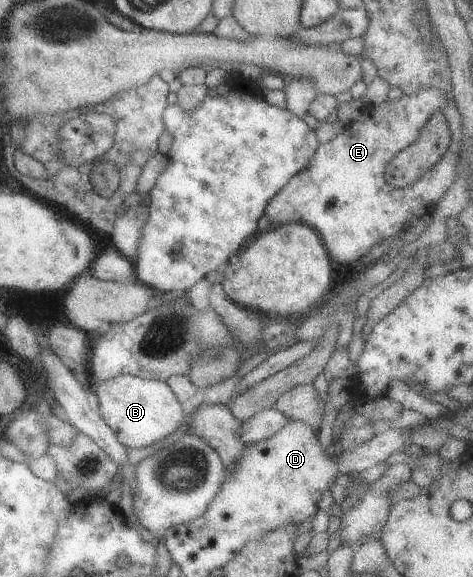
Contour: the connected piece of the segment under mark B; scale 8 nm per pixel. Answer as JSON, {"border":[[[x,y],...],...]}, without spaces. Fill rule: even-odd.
{"border":[[[117,375],[113,378],[96,383],[94,391],[98,398],[97,414],[100,419],[114,433],[116,441],[126,449],[138,449],[147,445],[152,445],[159,441],[163,442],[166,435],[173,432],[183,422],[184,416],[180,408],[180,402],[170,390],[166,382],[160,380],[151,380],[131,375]]]}

